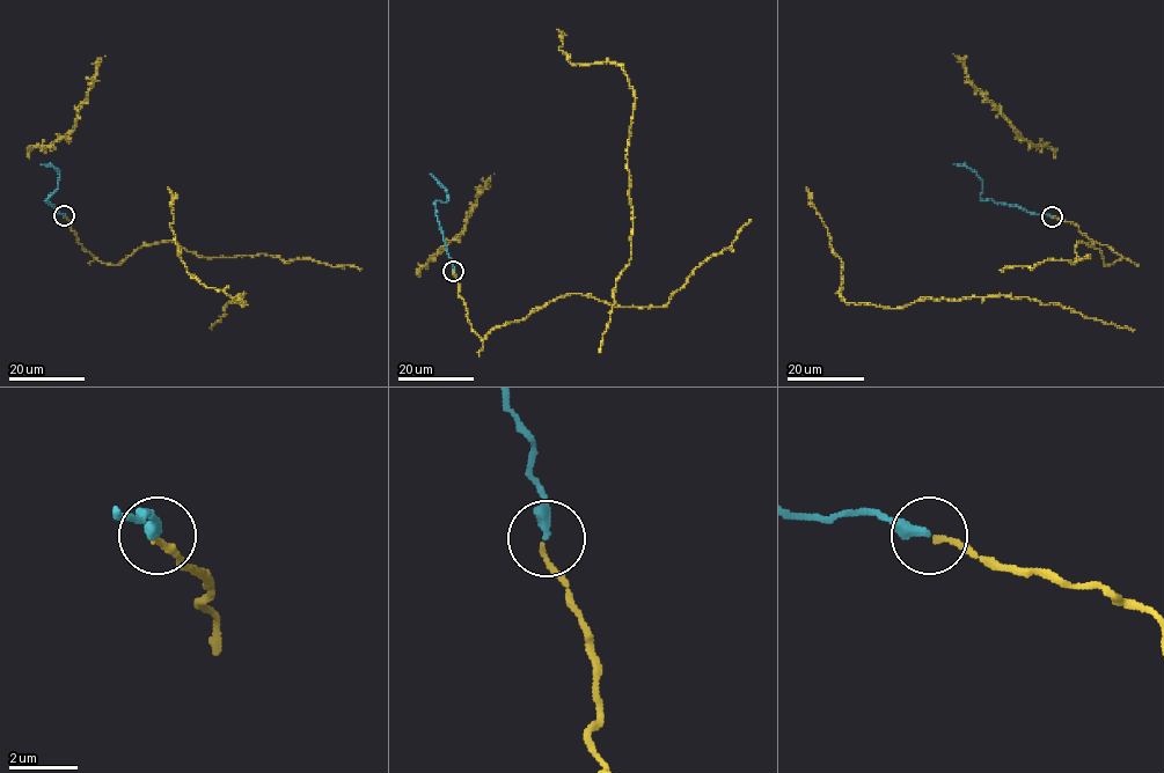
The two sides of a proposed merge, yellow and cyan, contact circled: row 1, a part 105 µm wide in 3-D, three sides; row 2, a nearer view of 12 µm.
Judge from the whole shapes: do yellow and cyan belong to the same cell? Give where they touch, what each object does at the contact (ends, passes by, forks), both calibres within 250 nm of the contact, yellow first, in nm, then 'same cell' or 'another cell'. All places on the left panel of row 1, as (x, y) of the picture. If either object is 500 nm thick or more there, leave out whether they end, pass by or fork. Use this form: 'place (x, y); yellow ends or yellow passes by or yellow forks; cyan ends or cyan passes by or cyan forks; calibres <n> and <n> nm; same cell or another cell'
place (64, 215); yellow ends; cyan ends; calibres 150 and 320 nm; same cell

